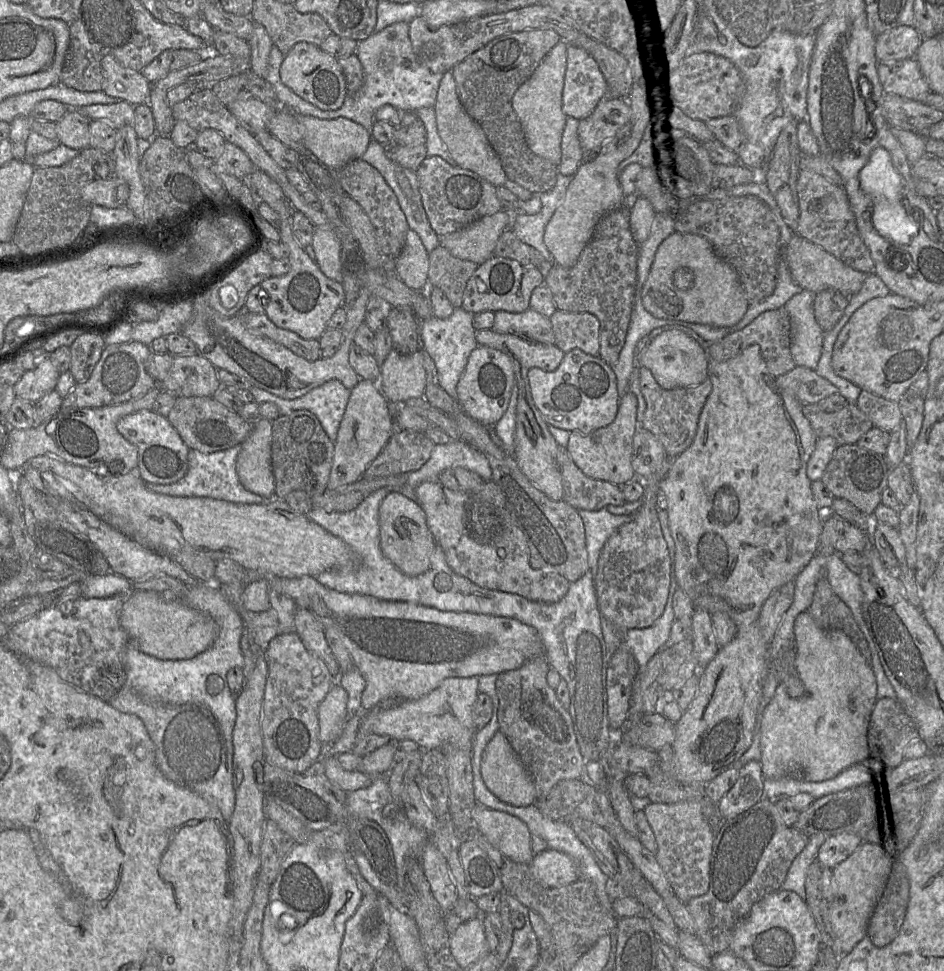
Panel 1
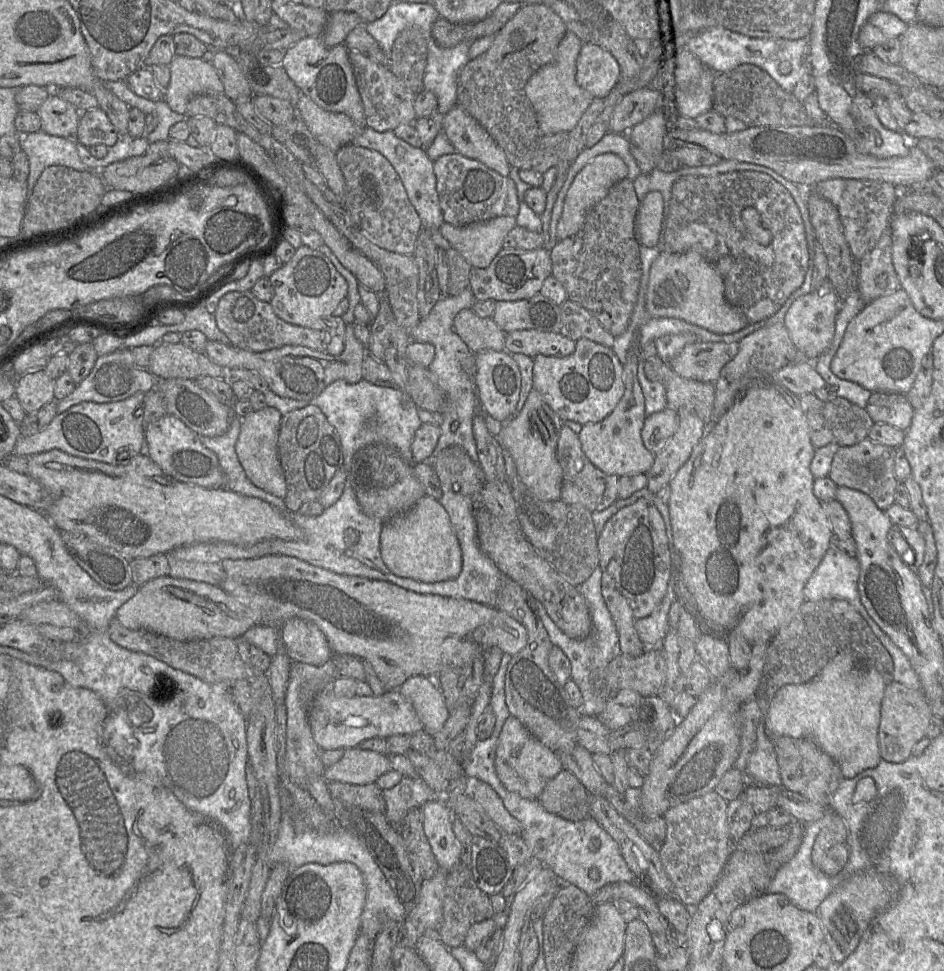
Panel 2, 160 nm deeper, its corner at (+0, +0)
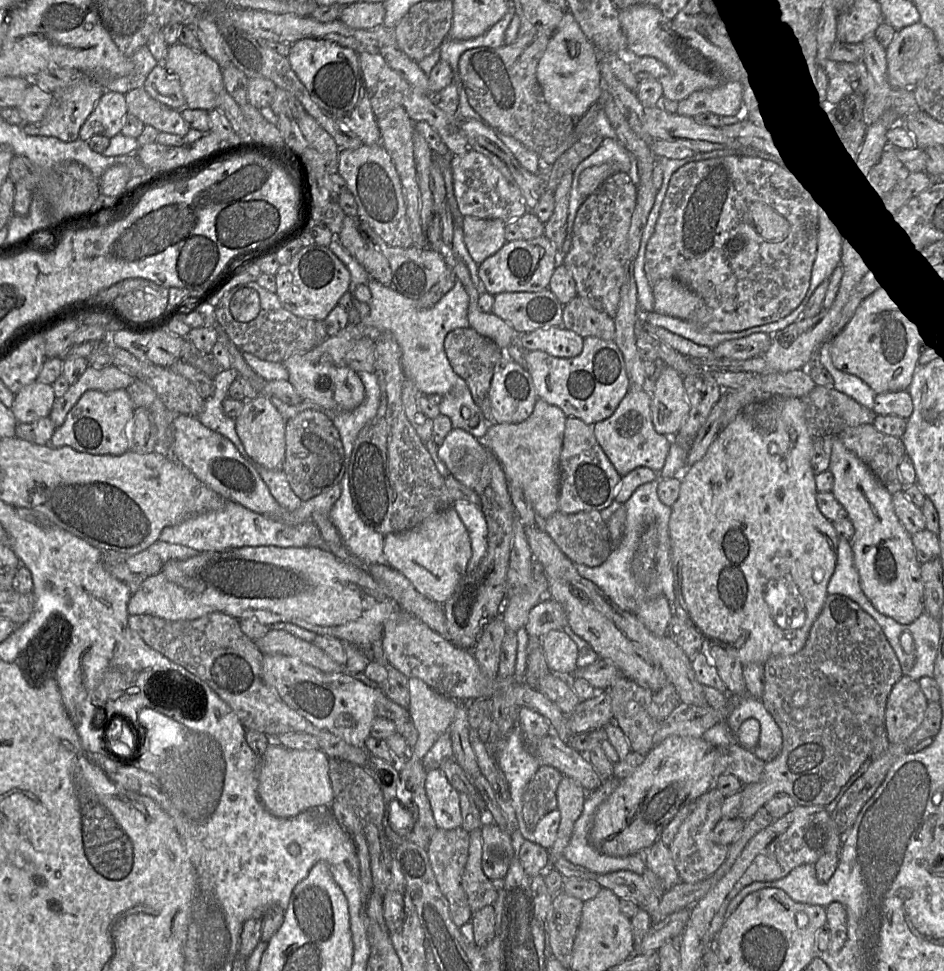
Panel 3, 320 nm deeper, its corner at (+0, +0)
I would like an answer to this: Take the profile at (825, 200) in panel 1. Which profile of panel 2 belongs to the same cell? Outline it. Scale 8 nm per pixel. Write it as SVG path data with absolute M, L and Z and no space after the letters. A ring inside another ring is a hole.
M834 178L818 182L813 192L829 200L838 210L845 239L856 263L862 260L888 230L894 203L901 190L887 182Z

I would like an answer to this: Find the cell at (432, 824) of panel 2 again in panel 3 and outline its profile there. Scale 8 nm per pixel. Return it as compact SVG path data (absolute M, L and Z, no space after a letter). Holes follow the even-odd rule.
M440 768L426 771L425 791L436 822L436 828L449 830L460 827L460 793L449 783L446 775Z

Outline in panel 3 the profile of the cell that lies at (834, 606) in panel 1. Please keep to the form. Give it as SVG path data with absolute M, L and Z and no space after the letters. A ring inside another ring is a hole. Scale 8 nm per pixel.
M829 594L827 596L821 612L810 629L806 644L800 651L792 655L773 655L769 657L763 664L763 671L764 690L760 700L781 730L782 750L775 759L765 763L764 771L759 781L744 785L740 790L742 799L738 818L745 822L751 819L759 808L764 807L770 799L779 794L789 795L795 801L796 805L800 806L818 805L826 807L831 804L840 793L842 787L859 770L863 762L870 758L876 732L885 725L885 710L888 696L893 686L903 676L895 651L879 624L858 603L841 594ZM800 690L808 693L808 702L804 707L795 707L792 698Z

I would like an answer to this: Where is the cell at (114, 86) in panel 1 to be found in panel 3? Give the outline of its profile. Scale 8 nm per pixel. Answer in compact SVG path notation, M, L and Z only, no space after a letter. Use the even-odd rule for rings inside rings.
M163 64L149 73L143 87L152 98L180 113L187 108L179 79L168 73Z

